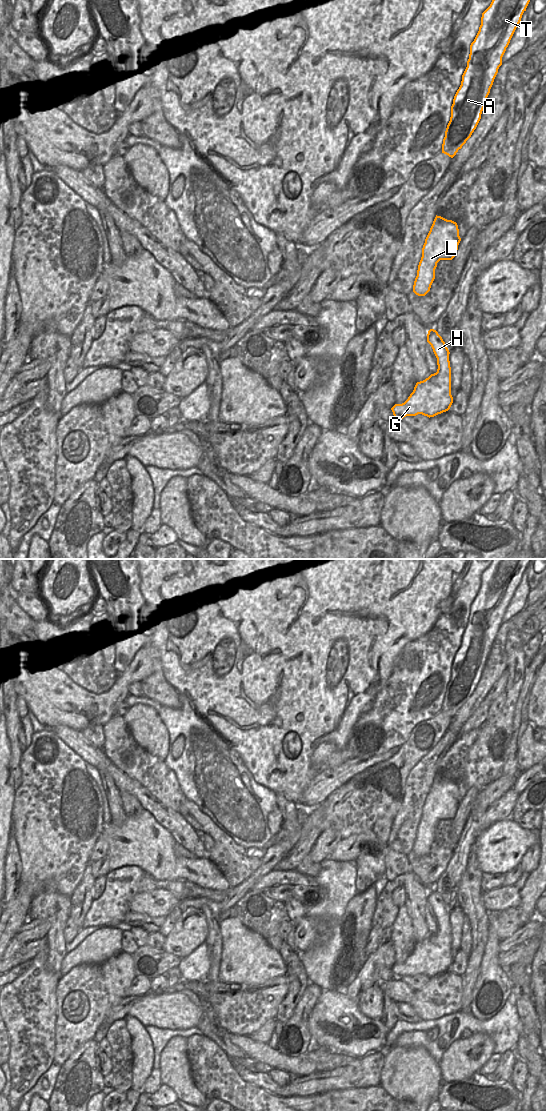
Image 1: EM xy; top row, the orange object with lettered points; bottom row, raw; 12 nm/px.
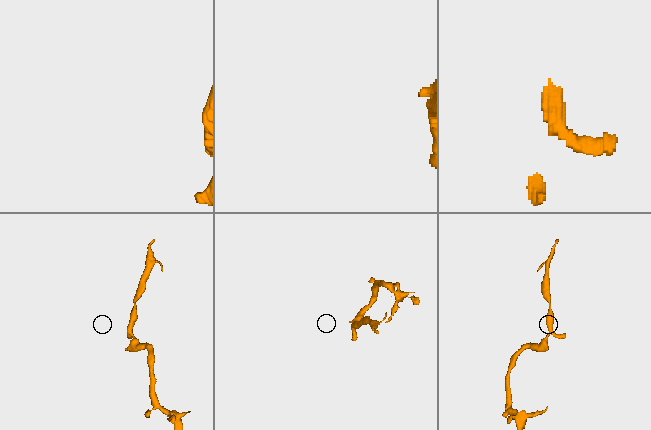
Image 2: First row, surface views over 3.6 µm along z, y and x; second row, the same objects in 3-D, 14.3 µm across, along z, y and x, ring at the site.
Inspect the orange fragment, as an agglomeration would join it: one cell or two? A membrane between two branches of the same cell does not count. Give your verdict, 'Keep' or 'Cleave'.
Keep.

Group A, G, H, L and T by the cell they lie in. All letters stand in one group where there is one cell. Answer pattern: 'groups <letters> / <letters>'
groups A G H L T

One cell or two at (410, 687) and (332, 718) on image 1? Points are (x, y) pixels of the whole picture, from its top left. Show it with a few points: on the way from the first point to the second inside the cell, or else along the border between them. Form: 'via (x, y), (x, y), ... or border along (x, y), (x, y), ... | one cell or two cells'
border along (387, 681), (377, 694), (372, 706), (358, 718) | two cells

